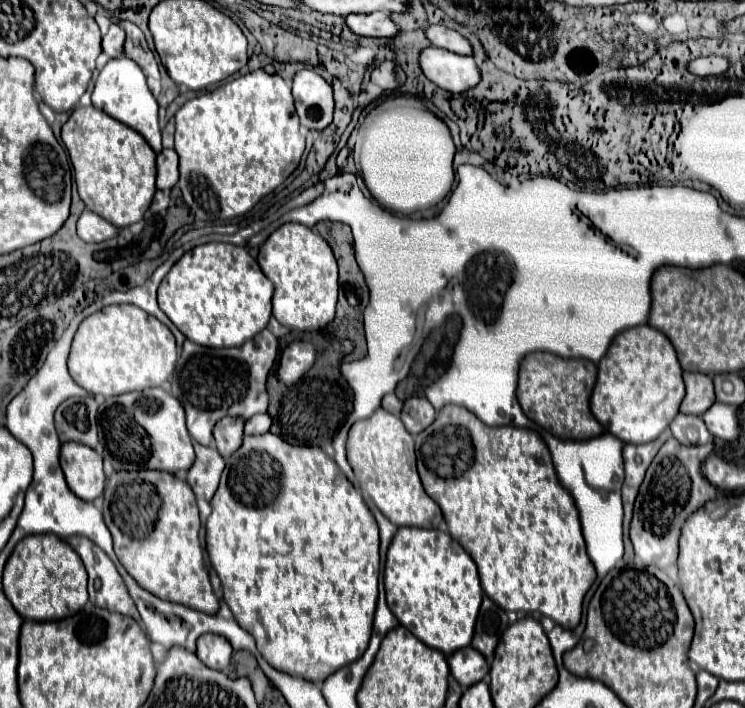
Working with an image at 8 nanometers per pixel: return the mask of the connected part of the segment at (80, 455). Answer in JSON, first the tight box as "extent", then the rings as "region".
{"extent":[60,443,106,501],"region":[[[64,443],[60,465],[66,475],[66,483],[74,495],[84,501],[94,501],[102,497],[106,485],[102,457],[92,447],[80,443]]]}

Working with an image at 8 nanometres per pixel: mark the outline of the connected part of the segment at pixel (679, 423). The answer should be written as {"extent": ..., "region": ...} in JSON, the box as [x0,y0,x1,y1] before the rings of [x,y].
{"extent":[670,413,710,445],"region":[[[678,413],[674,421],[670,423],[672,435],[682,443],[682,445],[692,445],[692,443],[708,443],[710,433],[698,415],[682,415]]]}

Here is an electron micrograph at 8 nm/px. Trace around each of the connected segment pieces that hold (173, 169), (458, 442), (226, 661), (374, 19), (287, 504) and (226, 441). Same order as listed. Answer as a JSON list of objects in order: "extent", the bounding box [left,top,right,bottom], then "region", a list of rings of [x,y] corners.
[{"extent":[156,149,180,191],"region":[[[164,149],[162,153],[158,153],[156,167],[158,167],[156,187],[162,191],[170,191],[178,183],[178,175],[180,175],[178,173],[178,155],[174,153],[174,149]]]},{"extent":[416,405,596,629],"region":[[[446,405],[436,421],[416,435],[416,455],[422,485],[440,505],[448,533],[476,561],[484,593],[506,611],[536,611],[574,629],[582,619],[582,601],[596,579],[596,569],[586,553],[576,503],[560,485],[546,443],[542,461],[542,437],[522,427],[488,427],[468,409]]]},{"extent":[196,633,232,669],"region":[[[206,633],[198,639],[198,649],[196,655],[200,657],[200,661],[210,667],[210,669],[226,669],[230,665],[230,657],[232,657],[232,645],[226,637],[222,635],[214,635],[214,633]]]},{"extent":[346,13,400,37],"region":[[[370,13],[370,15],[348,15],[346,25],[364,37],[396,37],[400,33],[398,25],[386,13]]]},{"extent":[206,431,380,683],"region":[[[268,431],[264,435],[248,435],[242,451],[250,453],[250,461],[260,465],[262,473],[252,475],[252,465],[236,463],[236,455],[228,459],[212,497],[210,521],[206,521],[210,563],[222,581],[224,599],[236,621],[250,635],[254,627],[256,647],[262,657],[278,671],[322,683],[330,673],[360,659],[372,635],[380,575],[376,519],[370,517],[362,495],[340,473],[336,461],[320,447],[292,445]]]},{"extent":[214,417,244,459],"region":[[[224,417],[214,427],[216,447],[224,459],[228,459],[242,445],[242,437],[244,437],[242,417]]]}]

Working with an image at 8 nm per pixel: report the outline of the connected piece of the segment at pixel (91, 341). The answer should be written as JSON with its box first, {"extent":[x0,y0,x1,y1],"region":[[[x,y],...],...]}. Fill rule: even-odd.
{"extent":[68,305,176,397],"region":[[[108,305],[80,323],[68,357],[68,369],[72,379],[92,395],[114,397],[130,391],[142,391],[148,387],[160,387],[174,373],[176,357],[176,339],[172,331],[156,317],[148,317],[148,313],[132,305]]]}

